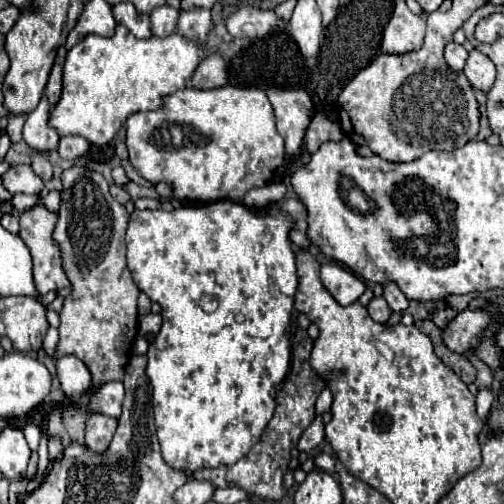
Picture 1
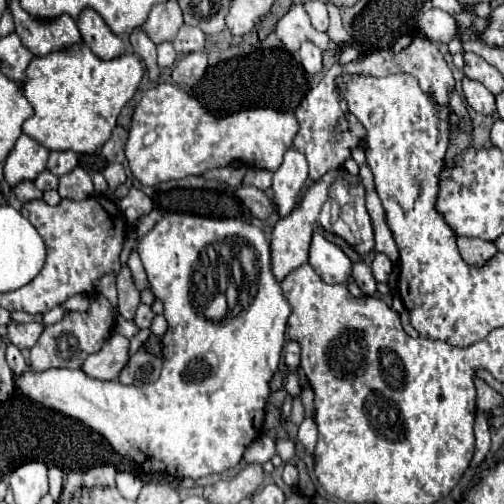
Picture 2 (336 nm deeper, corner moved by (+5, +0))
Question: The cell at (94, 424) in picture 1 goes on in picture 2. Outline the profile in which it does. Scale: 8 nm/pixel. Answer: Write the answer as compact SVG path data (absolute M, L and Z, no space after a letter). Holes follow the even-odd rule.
M112 465L94 467L84 473L84 487L114 487L116 469Z

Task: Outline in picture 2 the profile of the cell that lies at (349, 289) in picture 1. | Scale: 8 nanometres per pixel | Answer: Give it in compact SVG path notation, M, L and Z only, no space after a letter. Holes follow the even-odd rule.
M314 233L312 237L308 263L326 283L346 283L352 273L352 263L346 253L320 233Z

